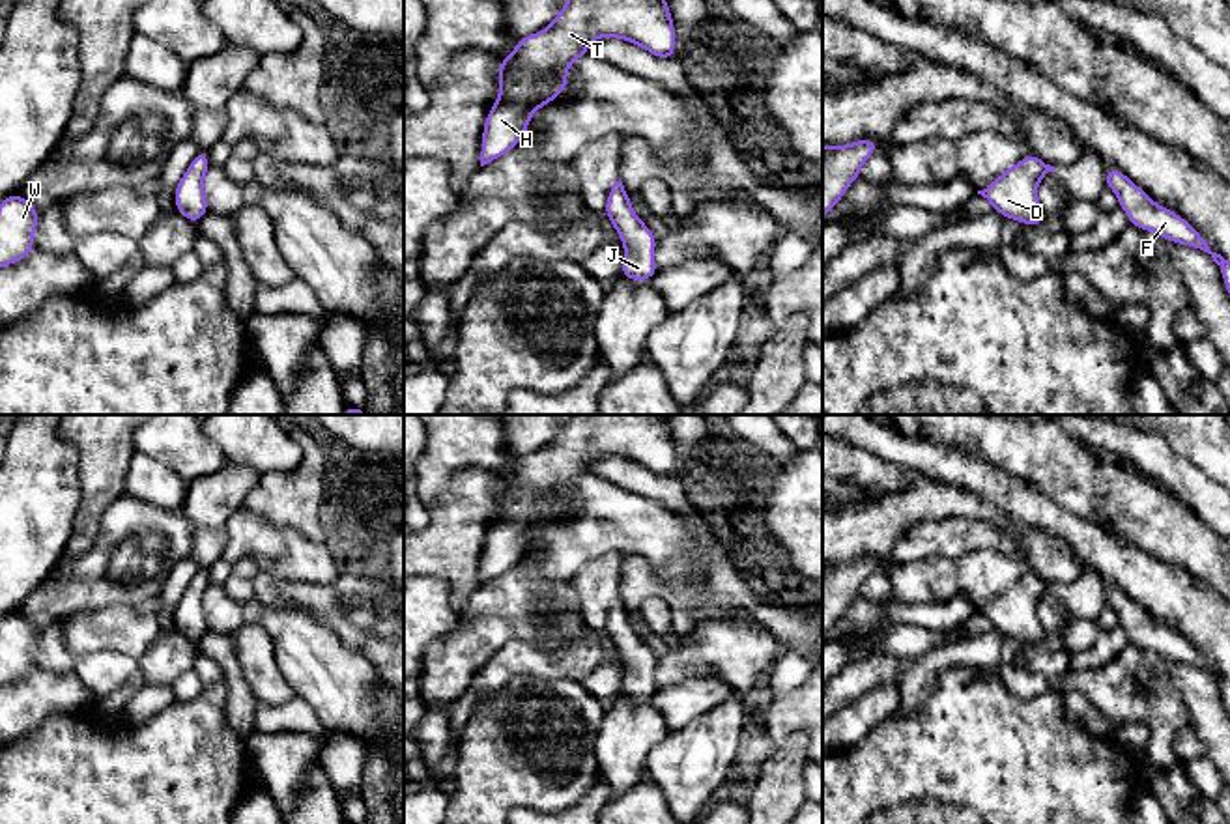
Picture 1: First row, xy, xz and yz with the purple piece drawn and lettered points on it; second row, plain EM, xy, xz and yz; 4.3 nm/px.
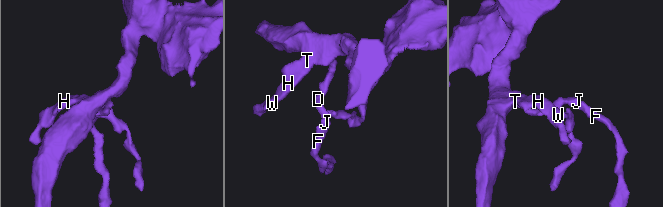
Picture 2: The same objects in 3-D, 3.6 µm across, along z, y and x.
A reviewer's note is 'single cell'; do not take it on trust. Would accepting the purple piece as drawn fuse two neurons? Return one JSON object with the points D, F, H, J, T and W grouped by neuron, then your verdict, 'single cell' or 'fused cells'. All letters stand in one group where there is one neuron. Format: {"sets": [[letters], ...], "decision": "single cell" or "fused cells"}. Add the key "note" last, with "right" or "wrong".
{"sets": [["D", "F", "H", "J", "T", "W"]], "decision": "single cell", "note": "right"}

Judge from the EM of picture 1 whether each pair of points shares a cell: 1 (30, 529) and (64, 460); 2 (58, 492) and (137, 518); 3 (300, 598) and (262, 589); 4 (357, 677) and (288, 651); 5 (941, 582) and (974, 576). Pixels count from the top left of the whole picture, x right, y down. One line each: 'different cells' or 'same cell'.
1: same cell
2: different cells
3: same cell
4: same cell
5: different cells

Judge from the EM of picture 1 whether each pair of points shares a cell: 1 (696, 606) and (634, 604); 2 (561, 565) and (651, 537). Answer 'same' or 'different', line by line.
1: same
2: same

